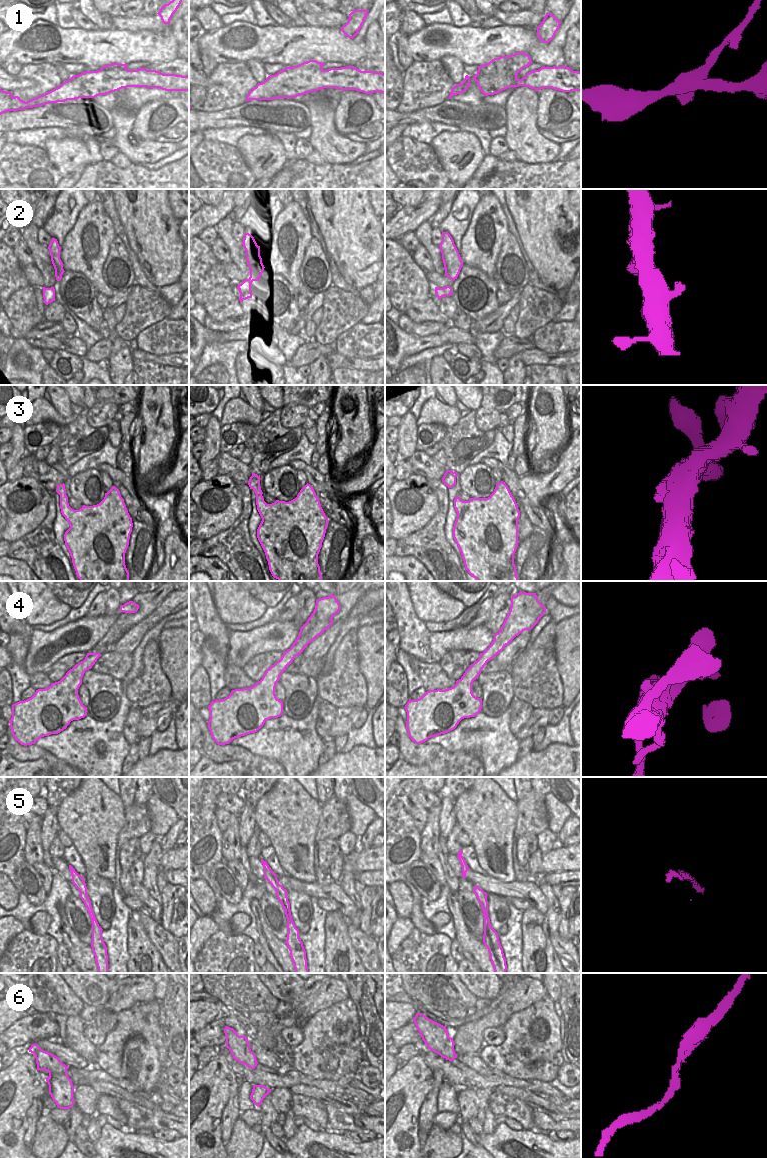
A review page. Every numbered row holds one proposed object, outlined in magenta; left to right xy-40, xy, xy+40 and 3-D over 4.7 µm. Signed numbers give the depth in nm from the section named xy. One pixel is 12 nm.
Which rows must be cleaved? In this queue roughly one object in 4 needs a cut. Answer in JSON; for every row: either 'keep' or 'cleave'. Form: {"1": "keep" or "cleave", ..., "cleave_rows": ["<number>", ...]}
{"1": "cleave", "2": "keep", "3": "keep", "4": "keep", "5": "keep", "6": "keep", "cleave_rows": ["1"]}

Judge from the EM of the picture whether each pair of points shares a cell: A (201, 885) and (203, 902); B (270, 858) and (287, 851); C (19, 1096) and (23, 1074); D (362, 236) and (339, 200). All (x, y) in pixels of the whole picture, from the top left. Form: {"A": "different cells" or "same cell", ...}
{"A": "same cell", "B": "different cells", "C": "same cell", "D": "same cell"}

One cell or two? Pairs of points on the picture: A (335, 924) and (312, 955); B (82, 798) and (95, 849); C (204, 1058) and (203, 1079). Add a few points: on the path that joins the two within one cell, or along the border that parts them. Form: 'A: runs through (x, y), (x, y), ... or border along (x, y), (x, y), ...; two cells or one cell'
A: border along (326, 917), (324, 922), (325, 960), (323, 962); two cells
B: runs through (92, 811), (94, 836); one cell
C: border along (220, 1052), (199, 1070); two cells

